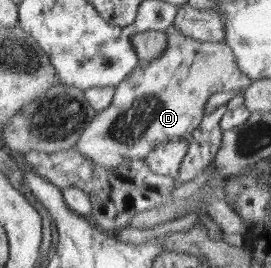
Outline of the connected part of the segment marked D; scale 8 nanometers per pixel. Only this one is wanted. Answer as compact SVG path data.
M173 24L164 33L168 39L168 47L164 53L152 61L140 58L126 79L115 87L112 103L96 113L76 143L77 150L100 167L118 168L125 160L145 158L159 143L180 141L185 137L190 139L192 132L205 116L205 107L211 95L225 91L244 91L252 83L251 79L239 70L234 52L225 41L194 40L180 34Z

